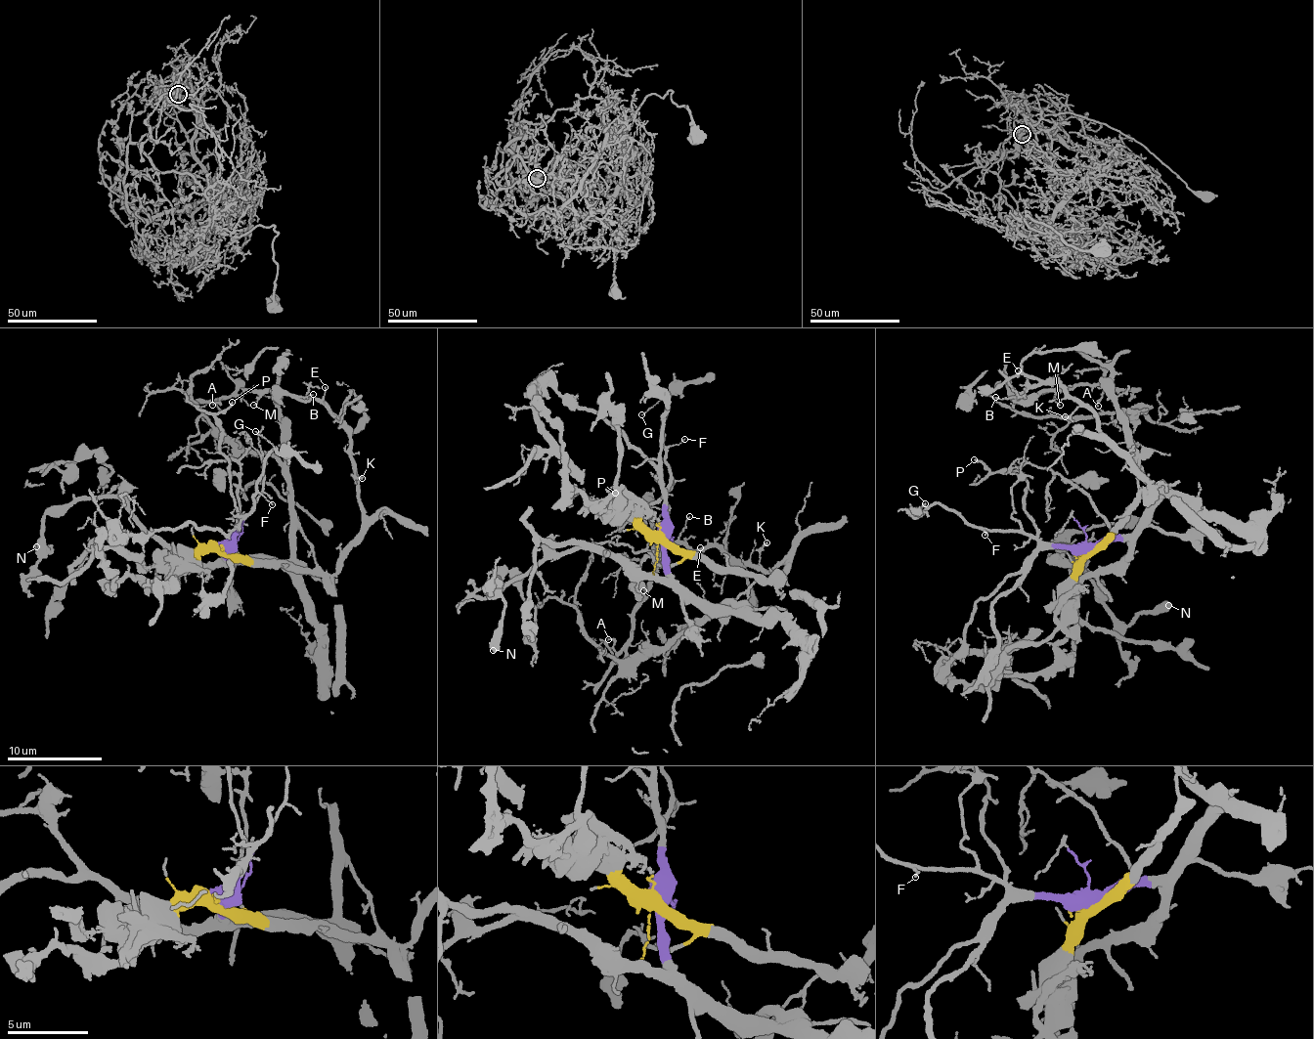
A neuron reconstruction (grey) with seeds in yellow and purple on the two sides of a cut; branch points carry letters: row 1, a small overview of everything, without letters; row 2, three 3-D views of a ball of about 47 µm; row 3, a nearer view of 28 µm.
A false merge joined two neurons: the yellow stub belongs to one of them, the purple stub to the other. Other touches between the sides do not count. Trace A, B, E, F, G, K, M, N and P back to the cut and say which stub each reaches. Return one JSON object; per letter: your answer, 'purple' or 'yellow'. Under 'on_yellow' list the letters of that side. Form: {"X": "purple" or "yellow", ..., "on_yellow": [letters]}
{"A": "yellow", "B": "yellow", "E": "yellow", "F": "purple", "G": "purple", "K": "yellow", "M": "yellow", "N": "purple", "P": "purple", "on_yellow": ["A", "B", "E", "K", "M"]}

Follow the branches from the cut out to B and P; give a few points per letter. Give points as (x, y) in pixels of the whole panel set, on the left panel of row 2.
B: (223, 549), (245, 559), (328, 575), (355, 542), (362, 519), (352, 444), (328, 409), (299, 398), (312, 394)
P: (223, 549), (239, 524), (231, 460), (220, 444), (222, 426), (214, 415), (232, 401)

